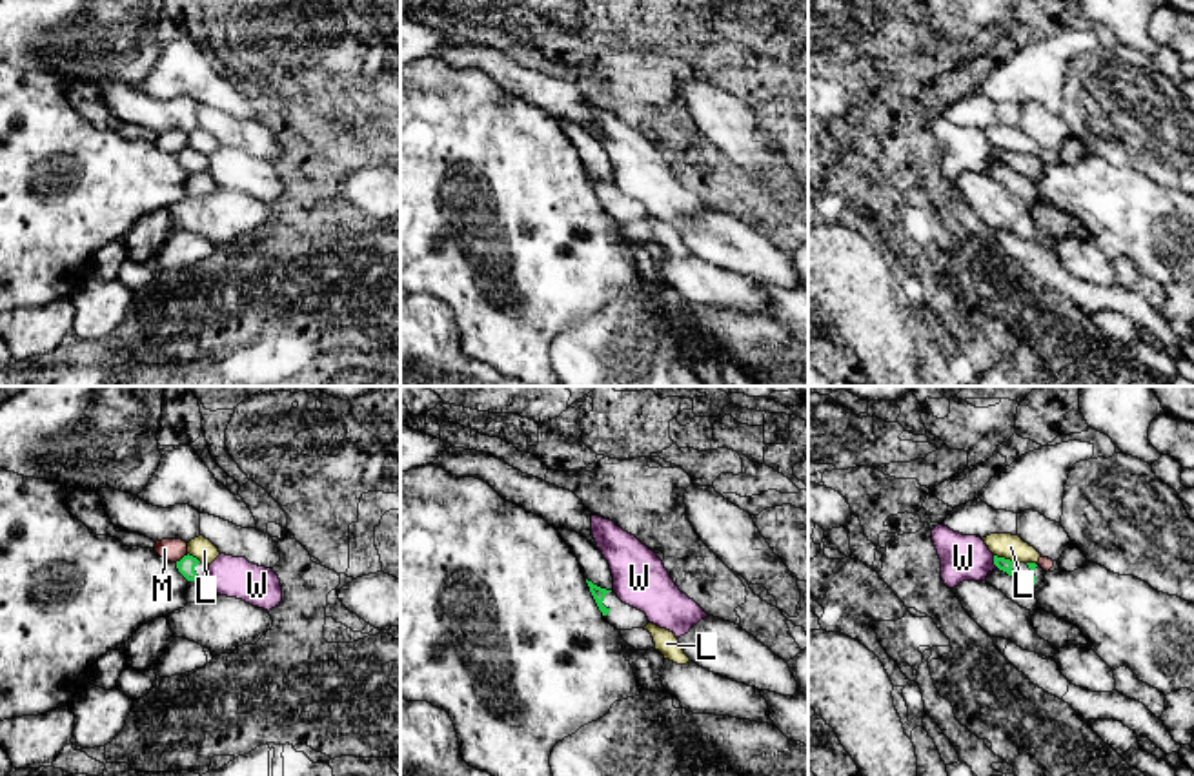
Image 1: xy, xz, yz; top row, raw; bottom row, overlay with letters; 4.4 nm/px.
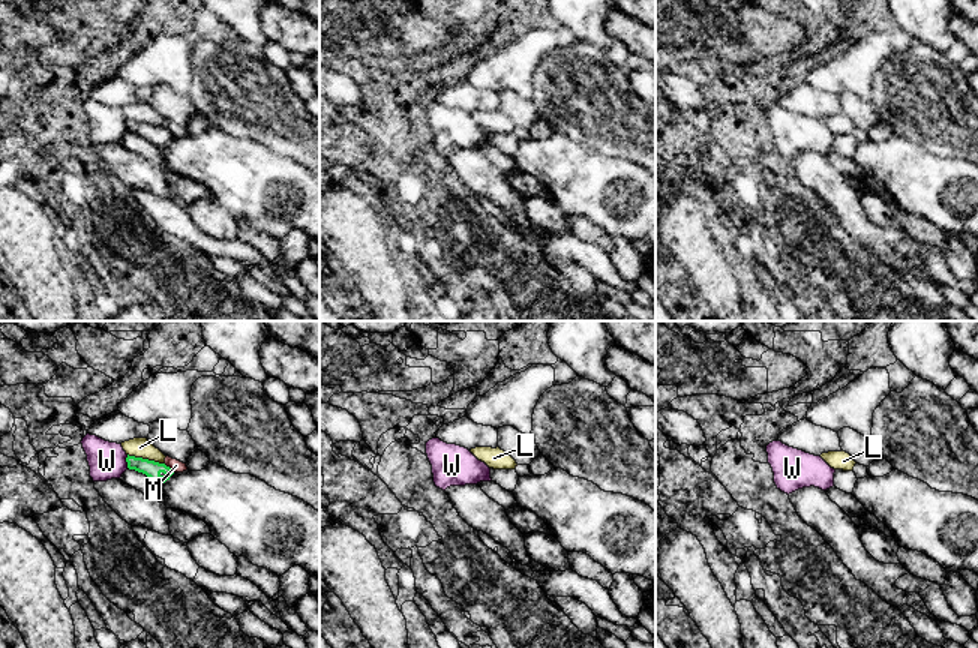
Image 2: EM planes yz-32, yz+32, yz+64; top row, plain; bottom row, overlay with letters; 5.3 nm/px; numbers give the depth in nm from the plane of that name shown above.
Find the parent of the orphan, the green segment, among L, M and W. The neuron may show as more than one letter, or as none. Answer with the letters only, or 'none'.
none

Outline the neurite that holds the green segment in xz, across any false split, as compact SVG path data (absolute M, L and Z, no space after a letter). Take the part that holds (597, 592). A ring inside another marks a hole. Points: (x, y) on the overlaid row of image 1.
M588 579L586 583L604 619L617 630L644 628L650 623L644 612L622 603L613 590L601 588Z

